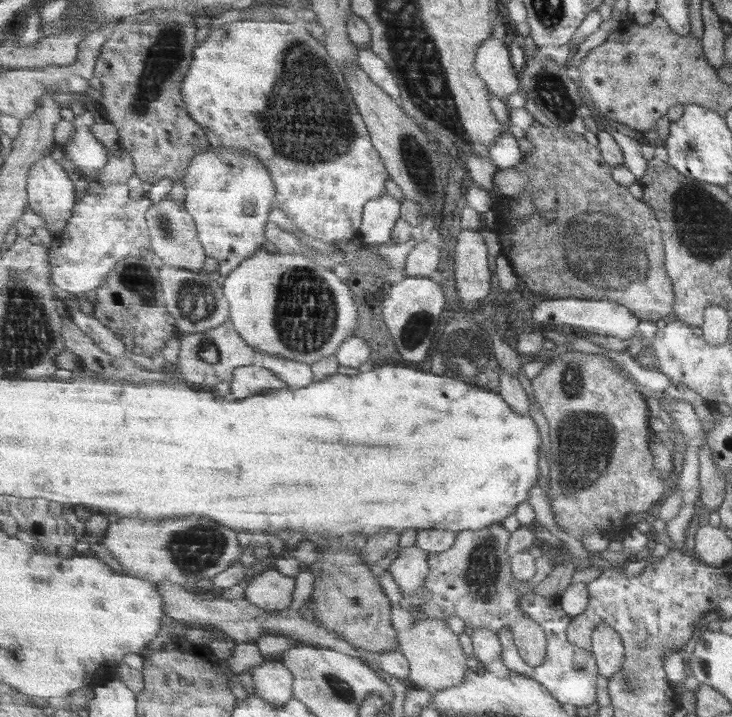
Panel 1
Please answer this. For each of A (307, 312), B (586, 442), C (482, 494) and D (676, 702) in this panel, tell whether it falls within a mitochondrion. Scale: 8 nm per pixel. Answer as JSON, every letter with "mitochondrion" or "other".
{"A":"mitochondrion","B":"mitochondrion","C":"other","D":"other"}

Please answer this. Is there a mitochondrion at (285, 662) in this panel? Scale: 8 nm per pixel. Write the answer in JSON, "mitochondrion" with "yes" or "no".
{"mitochondrion":"no"}

